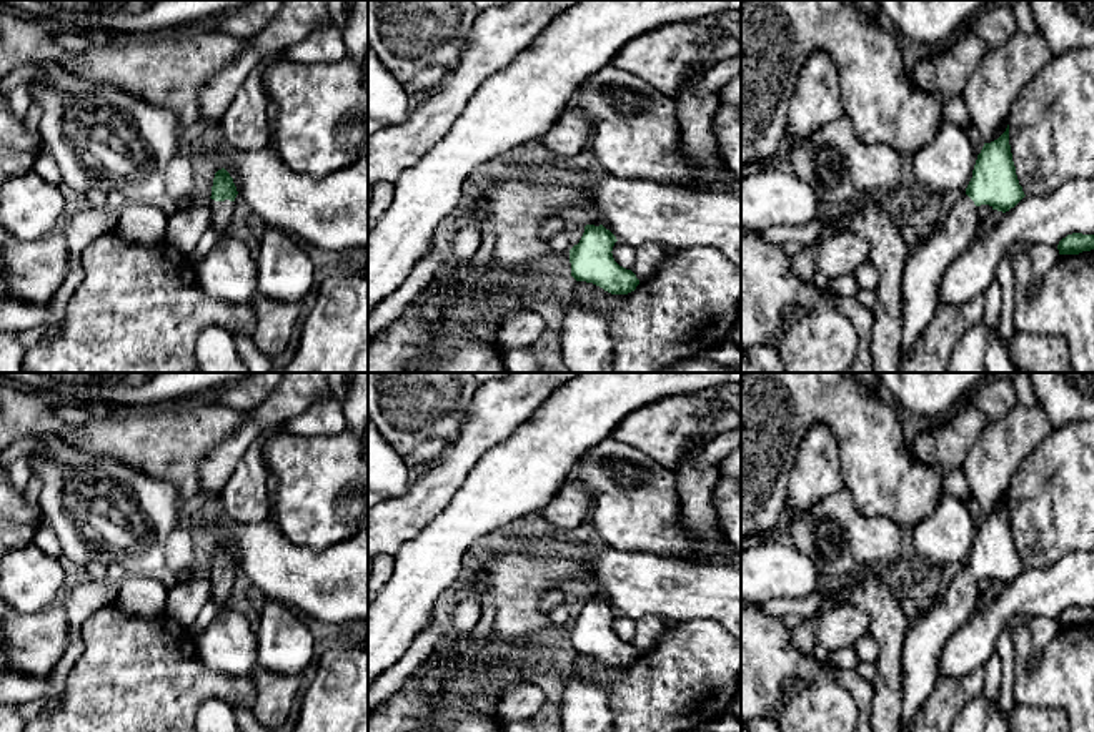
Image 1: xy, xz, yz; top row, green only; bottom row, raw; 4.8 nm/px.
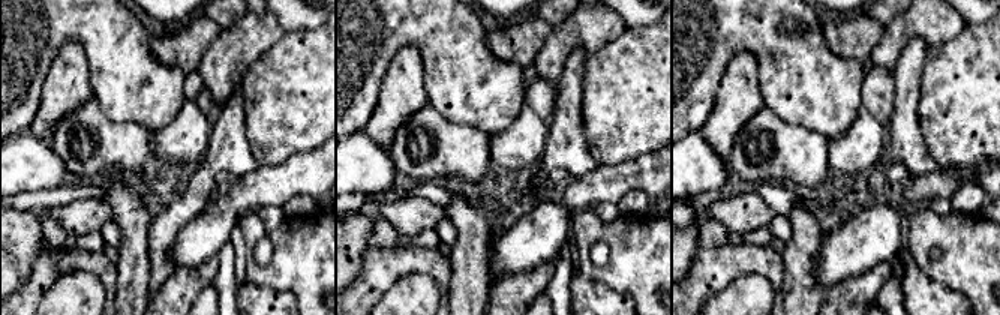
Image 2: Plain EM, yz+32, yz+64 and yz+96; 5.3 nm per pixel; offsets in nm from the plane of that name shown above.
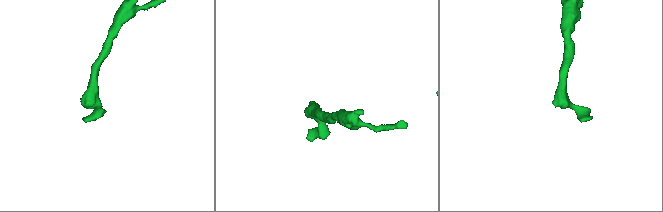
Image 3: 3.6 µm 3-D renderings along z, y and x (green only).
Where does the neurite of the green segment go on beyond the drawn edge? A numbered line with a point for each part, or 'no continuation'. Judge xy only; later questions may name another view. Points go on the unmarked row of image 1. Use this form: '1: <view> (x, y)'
1: xy (222, 584)

